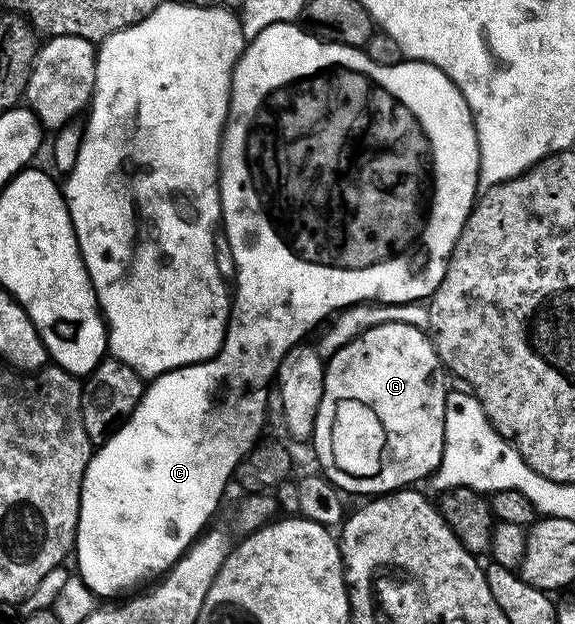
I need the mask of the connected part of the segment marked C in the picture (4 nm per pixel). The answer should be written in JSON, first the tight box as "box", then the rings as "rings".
{"box":[72,23,480,598],"rings":[[[298,23],[269,25],[242,50],[234,67],[234,78],[230,80],[230,110],[226,125],[222,128],[222,145],[218,149],[218,190],[222,196],[220,221],[223,226],[226,224],[224,236],[232,247],[238,272],[238,290],[234,289],[232,293],[226,337],[214,357],[153,378],[145,386],[140,403],[130,418],[93,450],[82,480],[78,530],[72,553],[75,558],[78,556],[77,576],[82,578],[95,598],[117,598],[114,597],[117,593],[125,589],[137,590],[141,581],[165,574],[211,524],[210,516],[217,511],[226,484],[231,484],[234,469],[263,436],[267,424],[267,401],[278,365],[286,353],[305,338],[302,337],[305,333],[312,332],[318,324],[321,326],[331,315],[349,309],[351,305],[385,303],[403,307],[409,301],[425,302],[434,294],[436,287],[440,287],[440,279],[444,279],[450,253],[480,193],[478,136],[474,116],[452,79],[448,79],[448,75],[436,66],[429,65],[427,61],[409,59],[398,59],[395,65],[381,65],[362,52],[366,51],[352,45],[324,41]]]}

